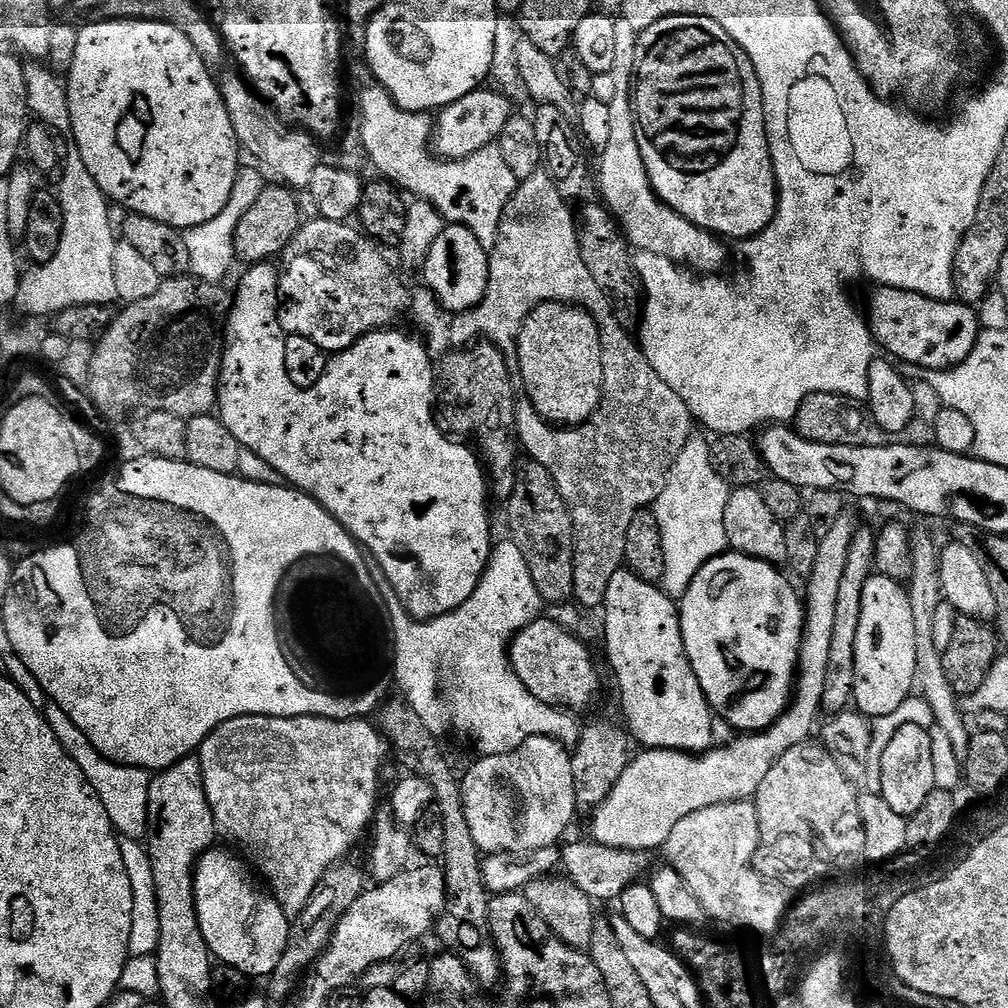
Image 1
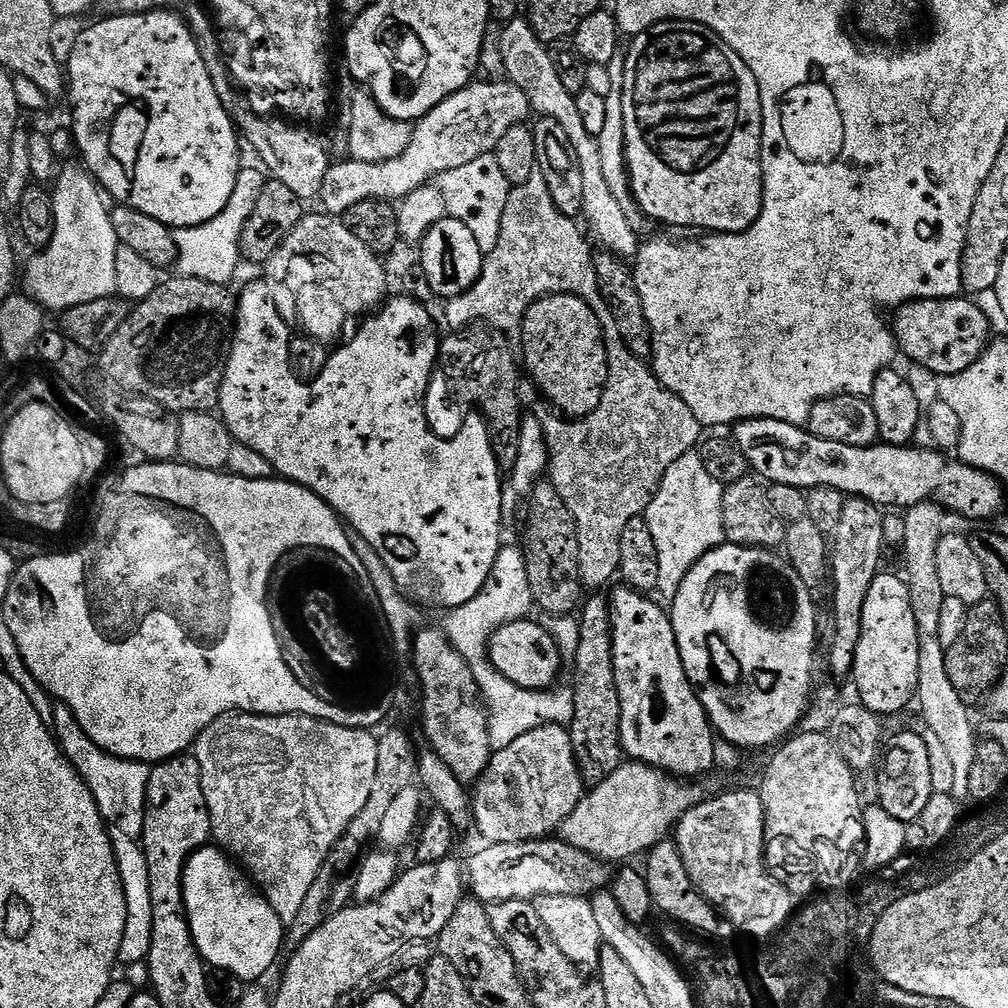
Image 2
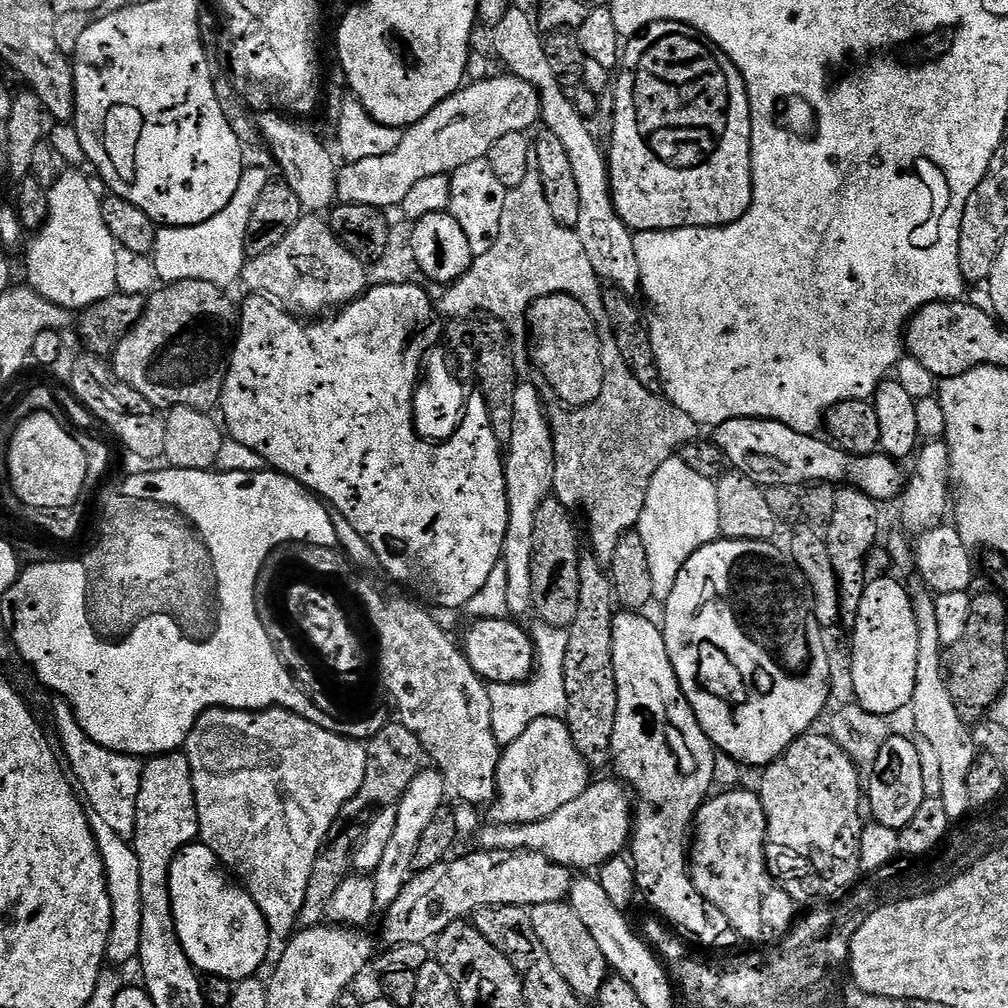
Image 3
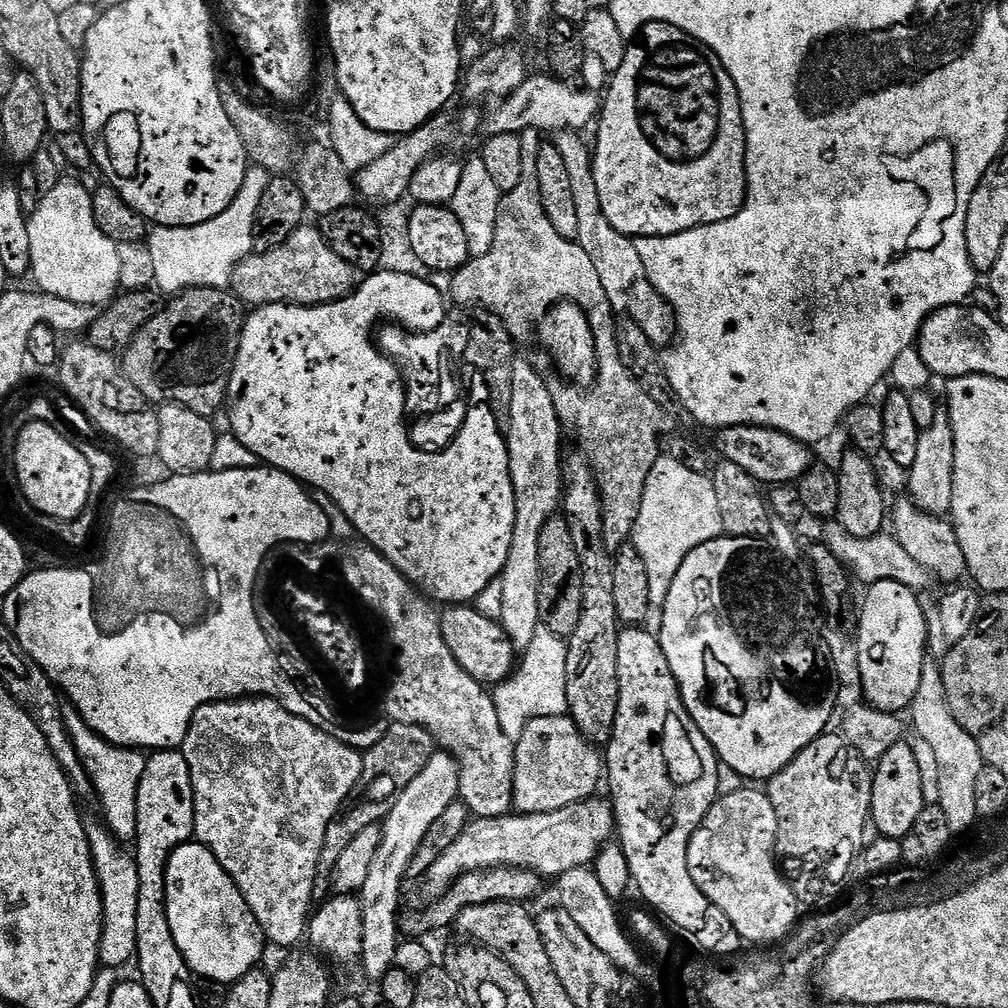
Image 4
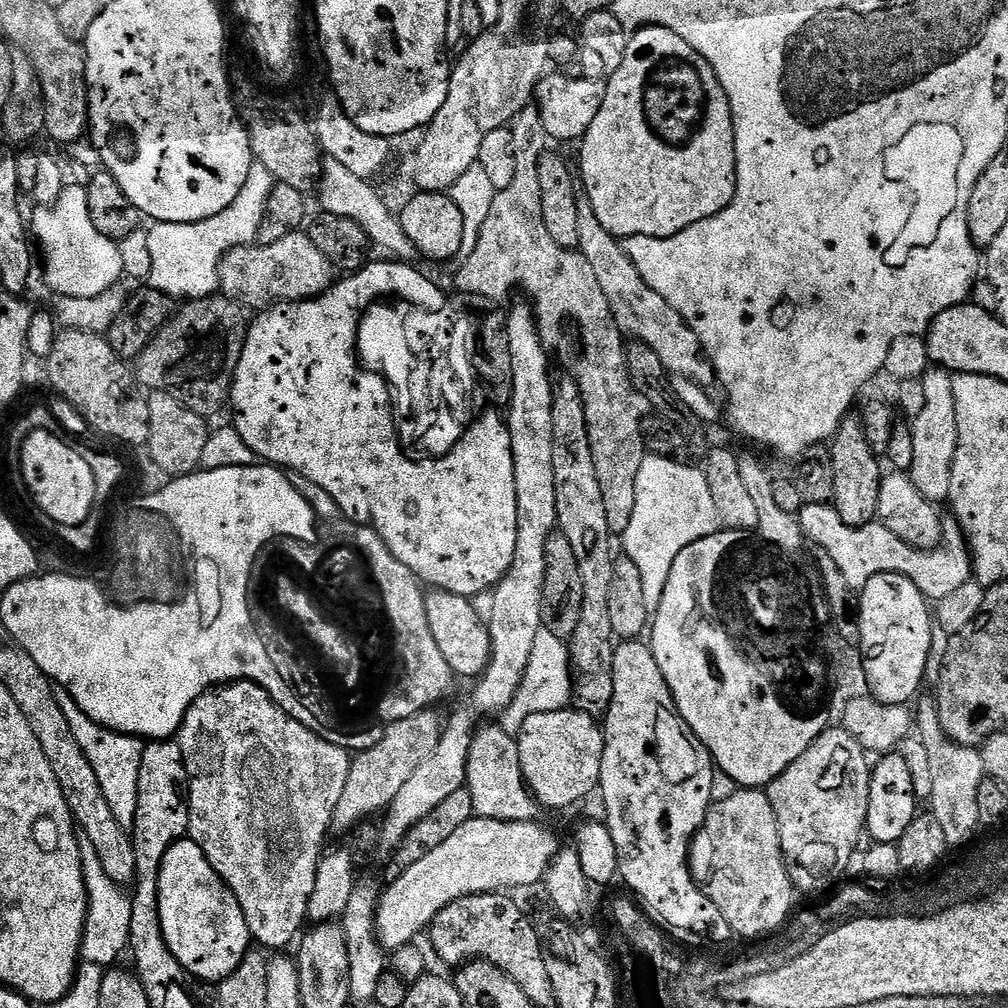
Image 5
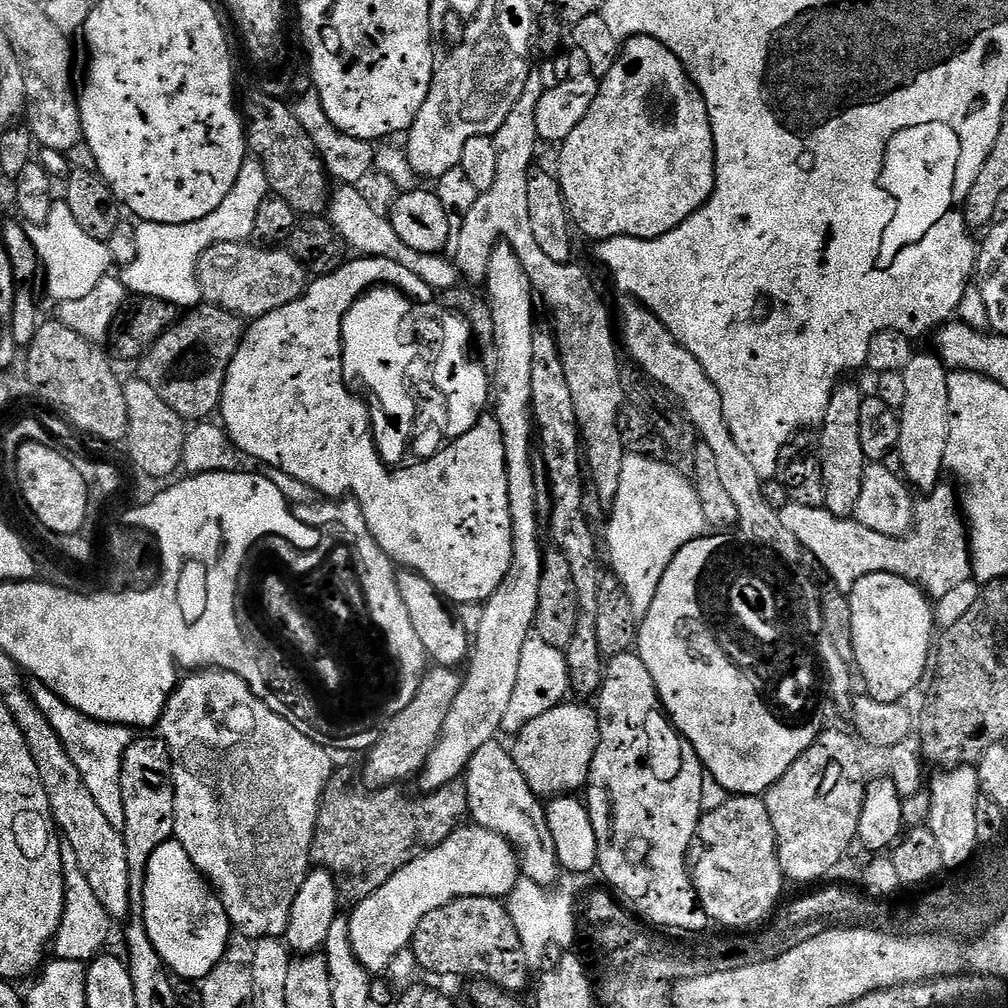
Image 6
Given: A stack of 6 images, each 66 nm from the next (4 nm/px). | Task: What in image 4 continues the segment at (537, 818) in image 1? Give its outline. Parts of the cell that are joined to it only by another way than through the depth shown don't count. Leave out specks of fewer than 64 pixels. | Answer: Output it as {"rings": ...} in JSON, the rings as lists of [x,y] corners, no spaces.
{"rings":[[[571,716],[534,718],[515,746],[512,802],[517,813],[529,816],[562,810],[597,795],[596,787],[602,784],[602,756],[596,753],[597,745],[580,733]]]}

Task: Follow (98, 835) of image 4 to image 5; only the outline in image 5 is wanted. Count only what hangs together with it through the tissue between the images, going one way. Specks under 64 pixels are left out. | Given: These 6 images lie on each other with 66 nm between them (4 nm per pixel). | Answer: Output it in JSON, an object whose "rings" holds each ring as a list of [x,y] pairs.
{"rings":[[[85,847],[82,855],[84,857],[84,881],[88,891],[88,921],[84,923],[82,956],[87,963],[112,966],[119,961],[116,959],[123,952],[125,955],[130,948],[132,902],[129,893],[121,885],[115,884],[110,874],[106,874],[106,870],[102,870],[102,862],[95,850]]]}

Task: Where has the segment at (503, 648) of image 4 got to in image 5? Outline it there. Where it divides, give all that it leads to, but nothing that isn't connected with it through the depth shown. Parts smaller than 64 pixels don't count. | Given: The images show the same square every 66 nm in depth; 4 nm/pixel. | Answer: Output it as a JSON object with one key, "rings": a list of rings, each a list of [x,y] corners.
{"rings":[[[432,590],[425,595],[426,618],[430,622],[430,634],[434,634],[434,642],[438,642],[438,650],[442,650],[442,658],[450,662],[453,673],[457,677],[484,675],[488,664],[492,661],[491,634],[485,617],[476,613],[471,599],[453,592]]]}

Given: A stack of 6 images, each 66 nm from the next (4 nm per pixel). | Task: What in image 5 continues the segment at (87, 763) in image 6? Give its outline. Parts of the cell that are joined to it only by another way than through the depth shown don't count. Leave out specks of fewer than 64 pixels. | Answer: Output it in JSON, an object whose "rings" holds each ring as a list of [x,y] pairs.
{"rings":[[[65,699],[63,705],[66,722],[70,722],[70,730],[82,754],[86,754],[86,762],[90,762],[90,766],[94,766],[94,774],[98,774],[98,786],[102,786],[102,794],[106,794],[106,802],[110,802],[110,814],[118,818],[118,826],[126,830],[135,829],[138,814],[138,778],[145,741],[139,736],[127,736],[102,727],[72,700]]]}

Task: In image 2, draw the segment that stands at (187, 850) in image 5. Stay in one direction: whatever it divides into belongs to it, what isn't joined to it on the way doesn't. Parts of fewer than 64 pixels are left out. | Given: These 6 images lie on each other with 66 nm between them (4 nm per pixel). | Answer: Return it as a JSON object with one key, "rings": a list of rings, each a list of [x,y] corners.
{"rings":[[[219,847],[200,848],[185,862],[184,909],[200,959],[240,980],[260,982],[285,947],[286,925],[274,914],[274,906]]]}

